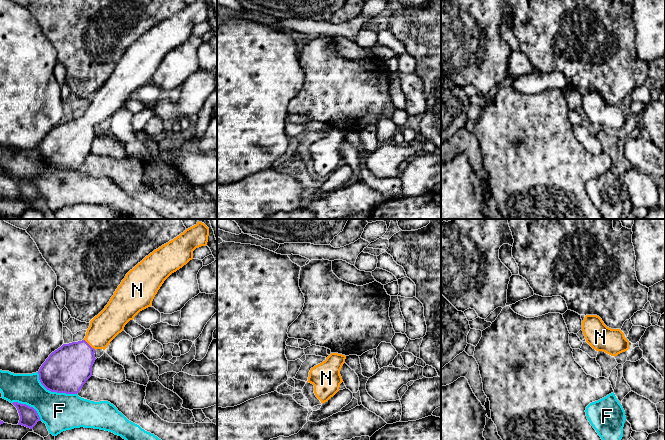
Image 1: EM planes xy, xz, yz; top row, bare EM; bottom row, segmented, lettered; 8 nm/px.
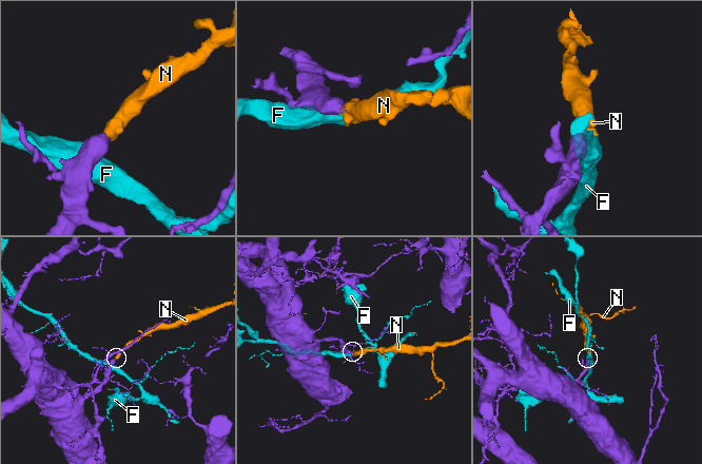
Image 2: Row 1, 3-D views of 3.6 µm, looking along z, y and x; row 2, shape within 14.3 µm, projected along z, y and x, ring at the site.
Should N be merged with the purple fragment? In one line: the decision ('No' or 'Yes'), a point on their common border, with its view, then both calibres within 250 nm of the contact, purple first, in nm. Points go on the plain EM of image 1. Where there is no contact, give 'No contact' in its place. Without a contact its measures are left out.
Yes. Touches purple at xy (89, 121). Thickness 360 nm (purple) against 240 nm

